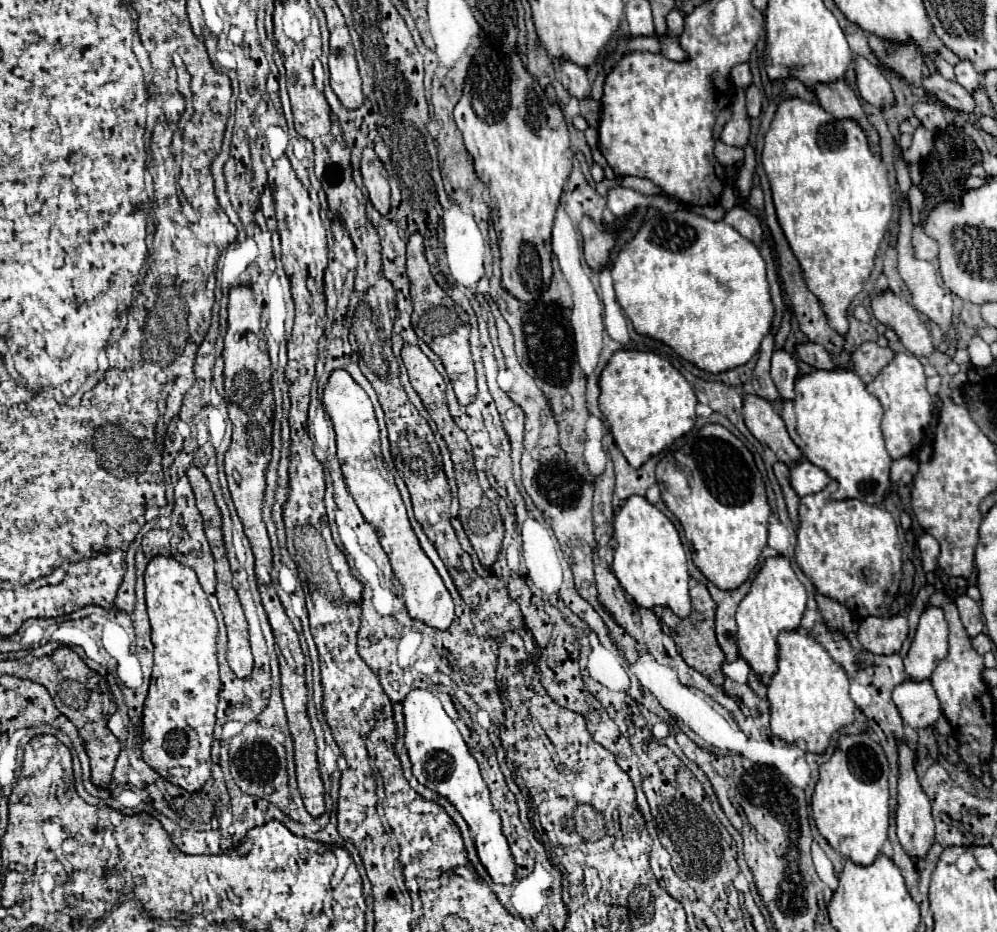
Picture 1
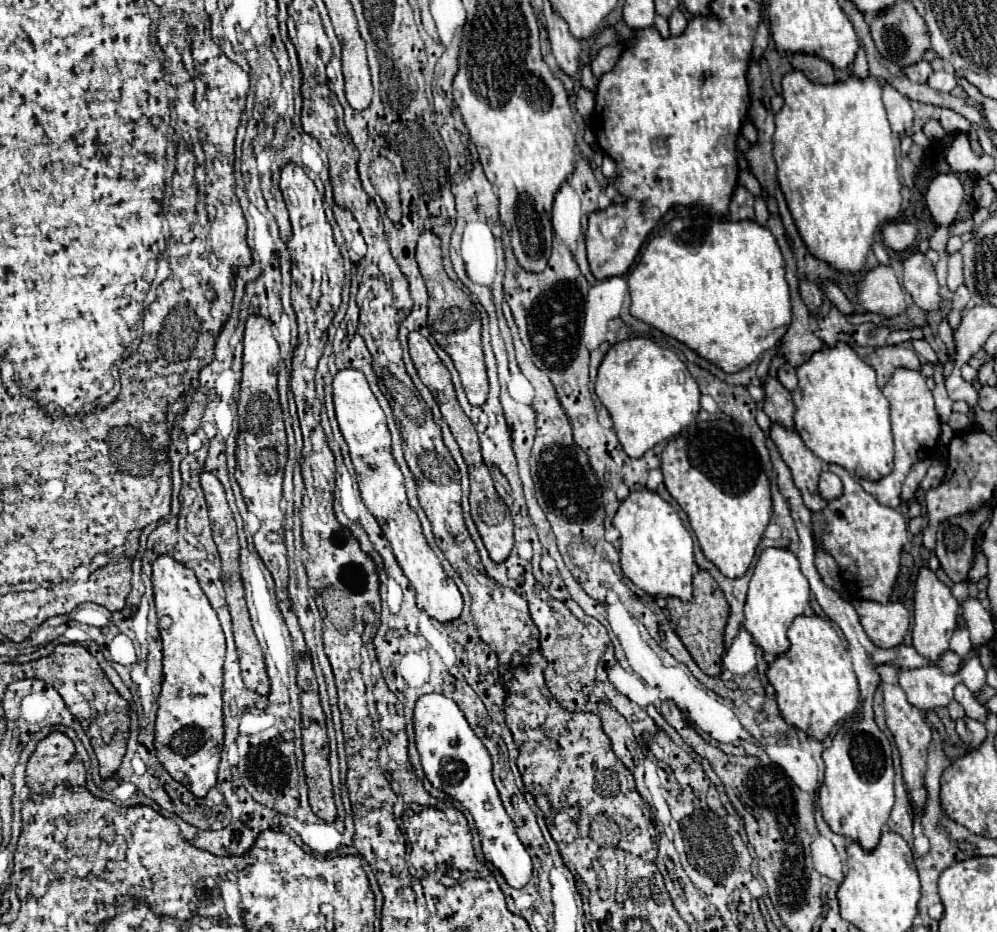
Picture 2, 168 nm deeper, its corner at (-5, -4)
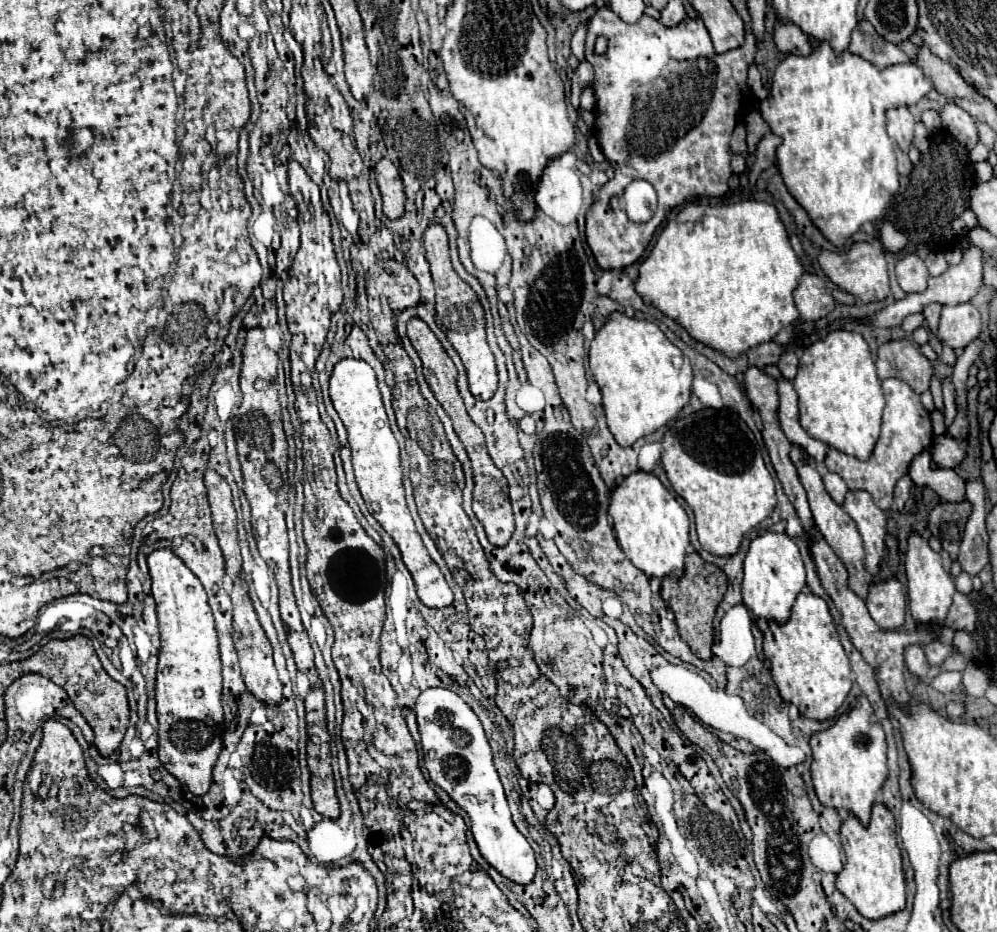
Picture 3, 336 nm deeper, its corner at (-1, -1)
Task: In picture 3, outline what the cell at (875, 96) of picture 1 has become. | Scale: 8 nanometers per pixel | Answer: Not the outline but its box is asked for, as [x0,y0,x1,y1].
[887,106,915,152]

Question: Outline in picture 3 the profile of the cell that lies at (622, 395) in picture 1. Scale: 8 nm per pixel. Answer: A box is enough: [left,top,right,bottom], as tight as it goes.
[589,312,691,446]

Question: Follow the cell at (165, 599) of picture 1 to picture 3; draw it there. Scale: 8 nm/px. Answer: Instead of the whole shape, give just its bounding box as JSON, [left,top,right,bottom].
[147,548,223,796]

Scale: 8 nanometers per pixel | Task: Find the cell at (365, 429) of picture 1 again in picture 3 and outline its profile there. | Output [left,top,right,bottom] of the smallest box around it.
[329,358,453,608]

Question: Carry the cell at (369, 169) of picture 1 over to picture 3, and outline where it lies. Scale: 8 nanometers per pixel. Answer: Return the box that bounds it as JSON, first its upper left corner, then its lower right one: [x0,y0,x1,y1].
[375,158,405,220]

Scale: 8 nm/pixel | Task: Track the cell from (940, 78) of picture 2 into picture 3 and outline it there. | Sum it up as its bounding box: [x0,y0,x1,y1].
[757,42,931,248]

